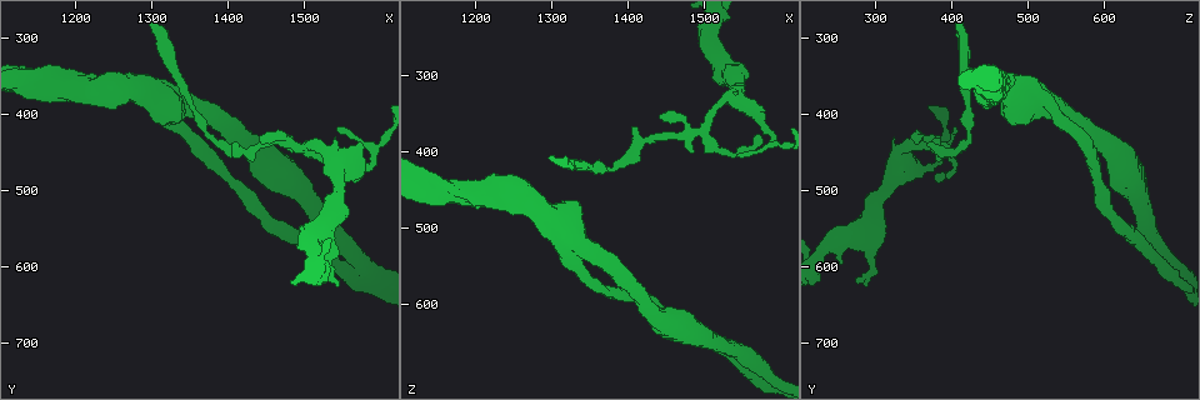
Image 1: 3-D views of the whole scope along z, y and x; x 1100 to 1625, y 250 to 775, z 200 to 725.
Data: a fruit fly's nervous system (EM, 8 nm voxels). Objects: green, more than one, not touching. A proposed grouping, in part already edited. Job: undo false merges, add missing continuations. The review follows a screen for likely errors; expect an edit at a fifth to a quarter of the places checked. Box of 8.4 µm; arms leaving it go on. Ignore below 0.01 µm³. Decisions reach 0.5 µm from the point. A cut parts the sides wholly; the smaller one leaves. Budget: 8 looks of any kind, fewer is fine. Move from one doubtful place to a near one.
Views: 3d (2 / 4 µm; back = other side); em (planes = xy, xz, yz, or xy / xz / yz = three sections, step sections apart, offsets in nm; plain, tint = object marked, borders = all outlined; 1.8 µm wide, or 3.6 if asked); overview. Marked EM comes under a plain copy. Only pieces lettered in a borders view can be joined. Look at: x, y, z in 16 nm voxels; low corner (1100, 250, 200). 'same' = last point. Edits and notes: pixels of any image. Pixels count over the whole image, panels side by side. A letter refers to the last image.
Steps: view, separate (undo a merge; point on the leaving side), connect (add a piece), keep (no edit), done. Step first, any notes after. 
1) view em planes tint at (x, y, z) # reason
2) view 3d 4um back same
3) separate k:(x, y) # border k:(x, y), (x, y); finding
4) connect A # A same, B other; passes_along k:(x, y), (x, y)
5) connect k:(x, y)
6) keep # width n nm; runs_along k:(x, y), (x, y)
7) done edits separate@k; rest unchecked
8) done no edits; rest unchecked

view em xy step 4 tint at (1495, 445, 375) # four-way junction

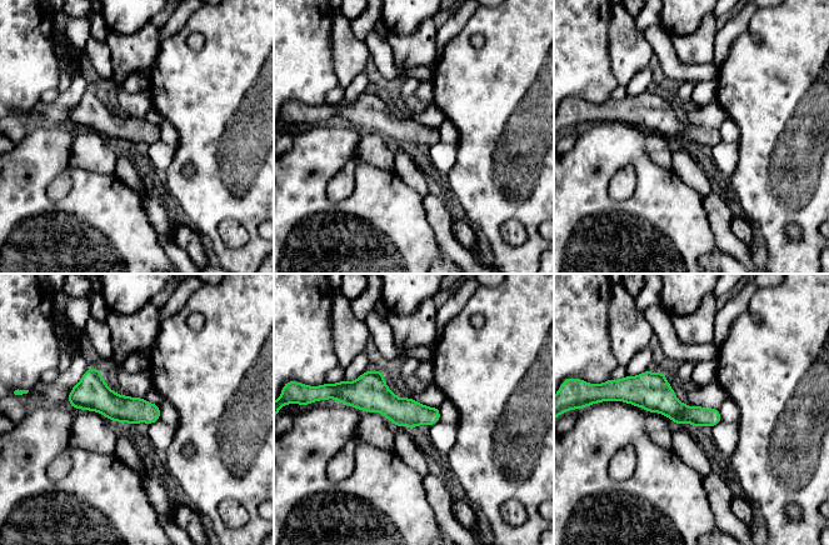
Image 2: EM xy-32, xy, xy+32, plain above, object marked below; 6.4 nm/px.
view em xy step 4 borders same # what lies round it

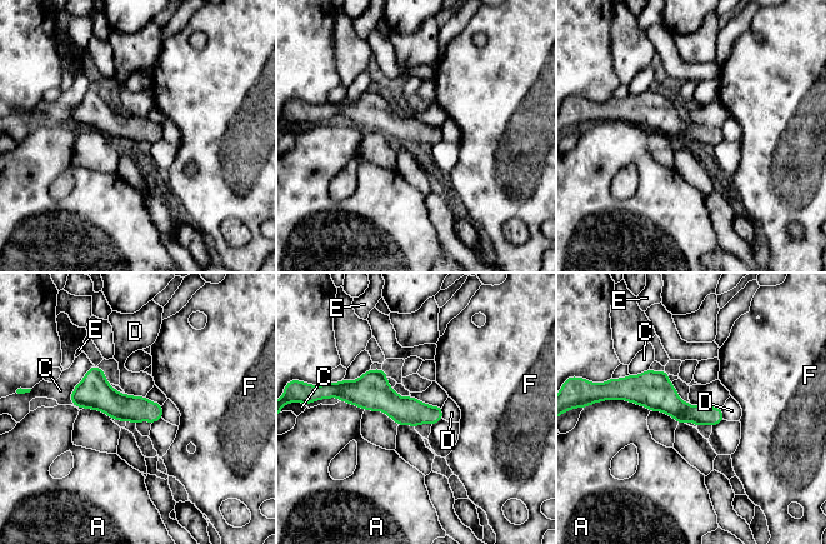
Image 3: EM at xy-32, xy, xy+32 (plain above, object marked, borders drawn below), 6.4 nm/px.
keep # A other, C other, D other, E other, F other; border 3:(125, 393), (145, 397); all the same cell

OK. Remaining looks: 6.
view em planes borders at (1335, 385, 520) # sharp bend

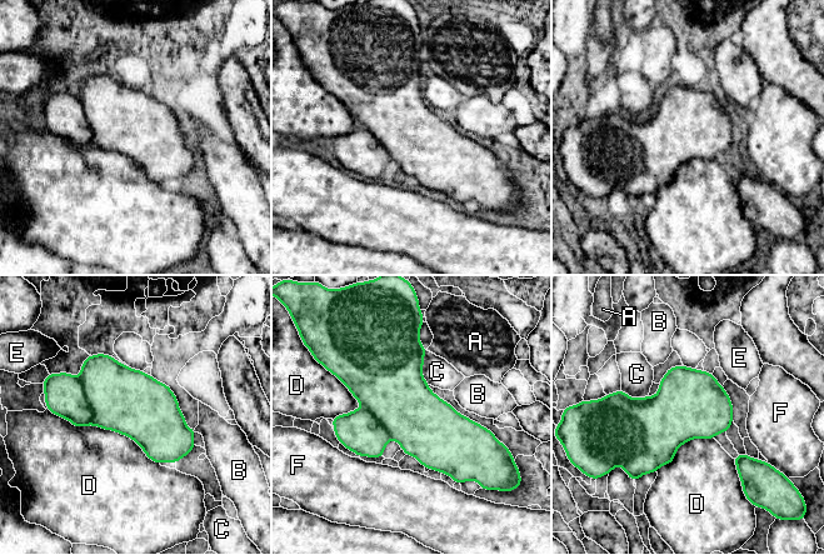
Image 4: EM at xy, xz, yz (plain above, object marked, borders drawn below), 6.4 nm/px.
keep # A other, B other, C other, D other, E other, F other; border 4:(46, 408), (119, 431), (159, 464); all the same cell

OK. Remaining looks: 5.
view em planes borders at (1375, 425, 420)

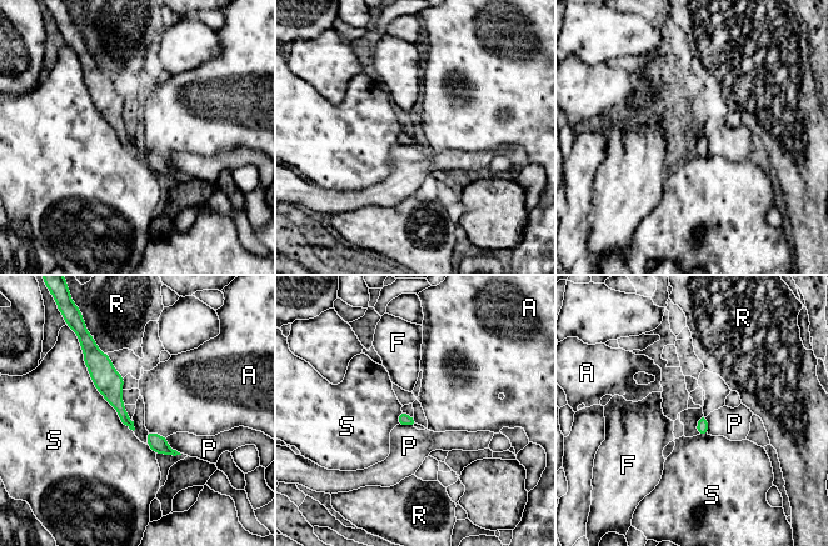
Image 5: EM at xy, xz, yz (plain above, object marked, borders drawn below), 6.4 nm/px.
keep # width 80 nm; A other, F other, P other, R other, S other; runs_along 5:(96, 351), (96, 361), (130, 424); continuous, no second cell

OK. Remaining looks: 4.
done no edits; rest unchecked

